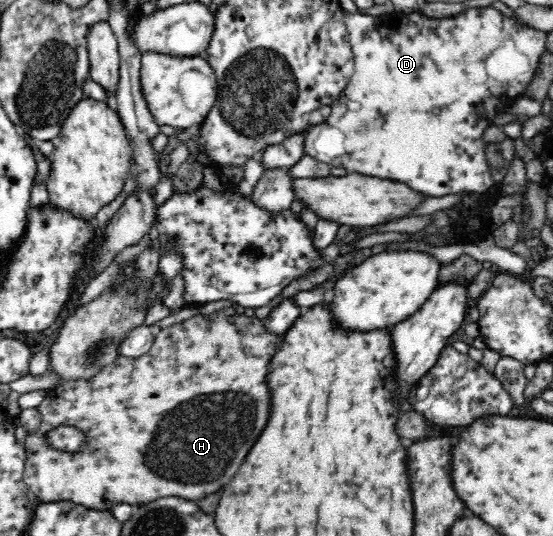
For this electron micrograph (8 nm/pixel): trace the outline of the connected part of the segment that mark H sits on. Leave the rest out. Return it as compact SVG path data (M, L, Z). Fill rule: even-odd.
M225 312L224 318L219 321L214 321L214 317L214 315L207 318L202 317L202 315L194 315L181 323L162 328L156 332L151 350L143 356L138 358L118 356L114 362L106 364L90 380L66 380L47 391L46 398L40 406L37 406L40 426L34 432L28 433L24 444L26 460L23 481L27 484L29 494L32 495L36 503L68 501L88 508L102 510L111 510L116 504L130 504L130 506L136 508L136 506L152 502L157 498L169 496L191 501L199 500L209 494L220 492L232 480L232 476L238 472L240 464L242 464L248 451L266 426L271 405L266 375L269 371L270 359L276 356L276 350L282 344L283 335L268 332L264 327L263 320L255 316L246 317L244 314L236 313L232 315ZM58 426L75 426L85 434L85 443L78 452L54 449L44 439L52 428L58 428Z

